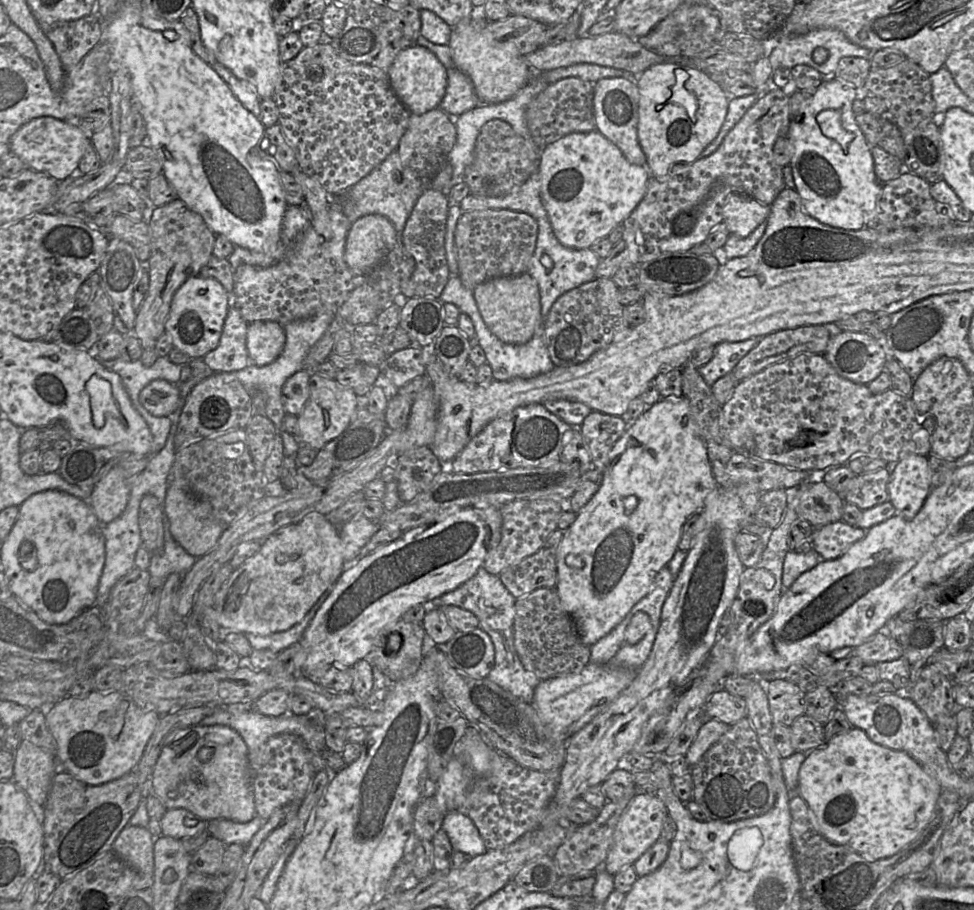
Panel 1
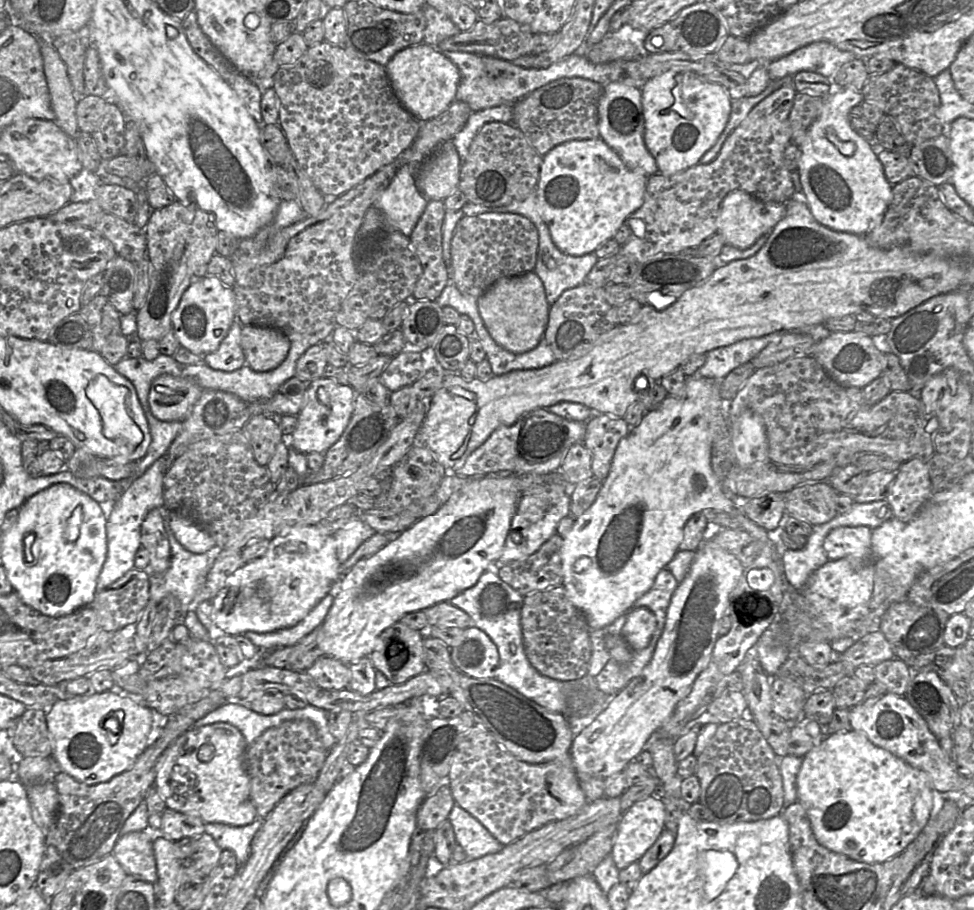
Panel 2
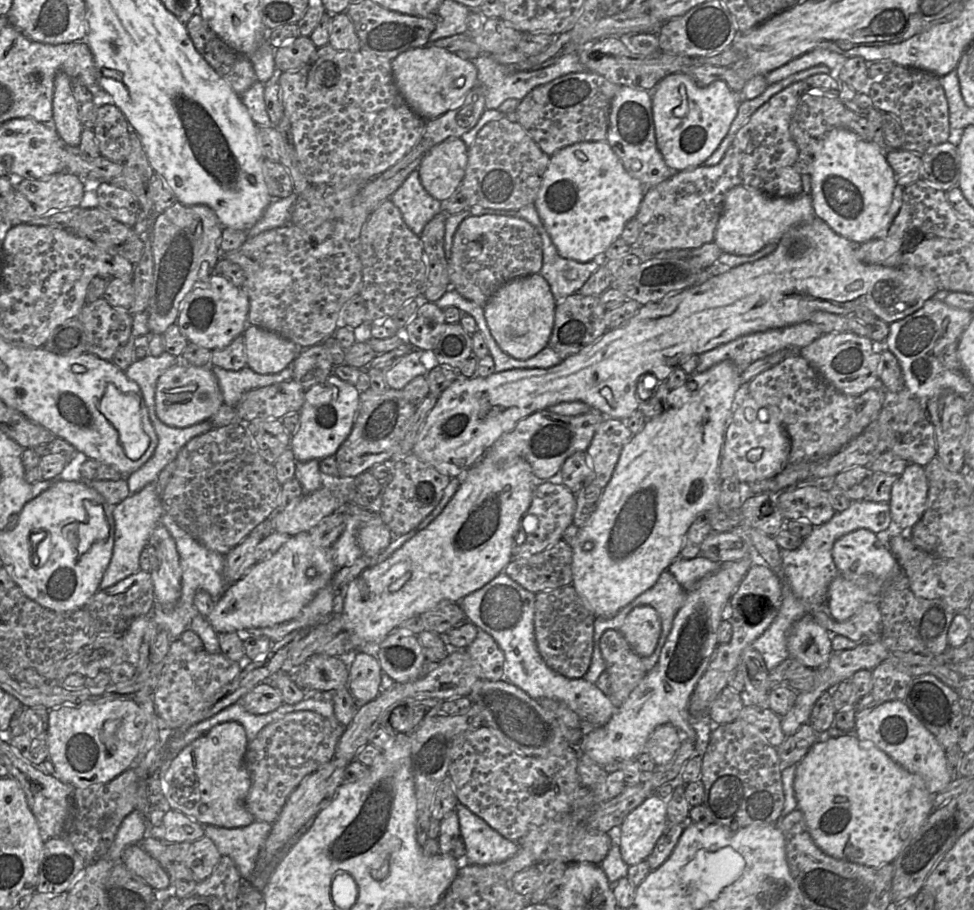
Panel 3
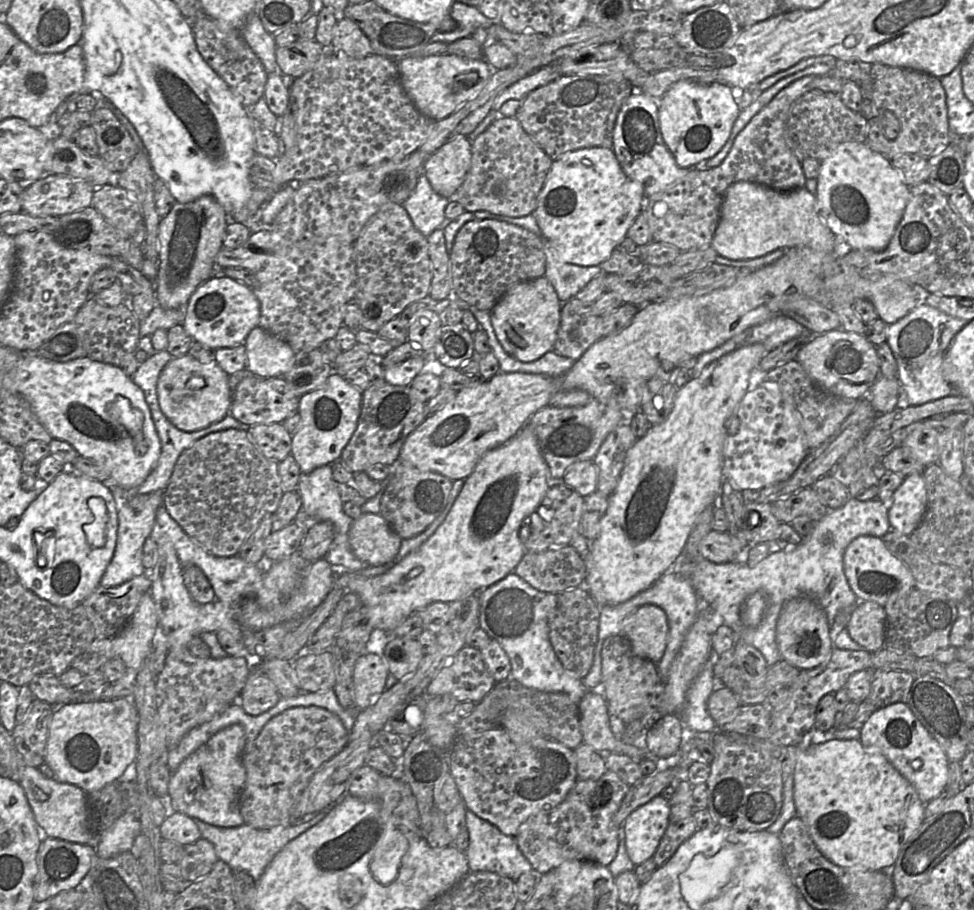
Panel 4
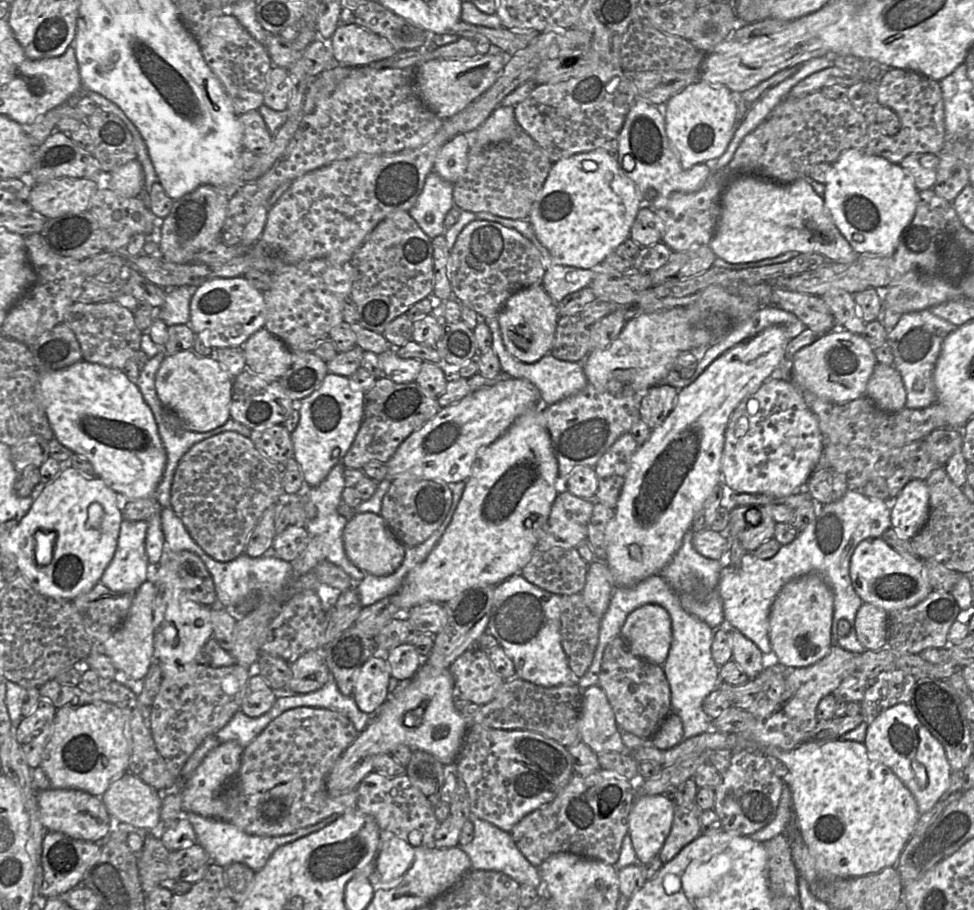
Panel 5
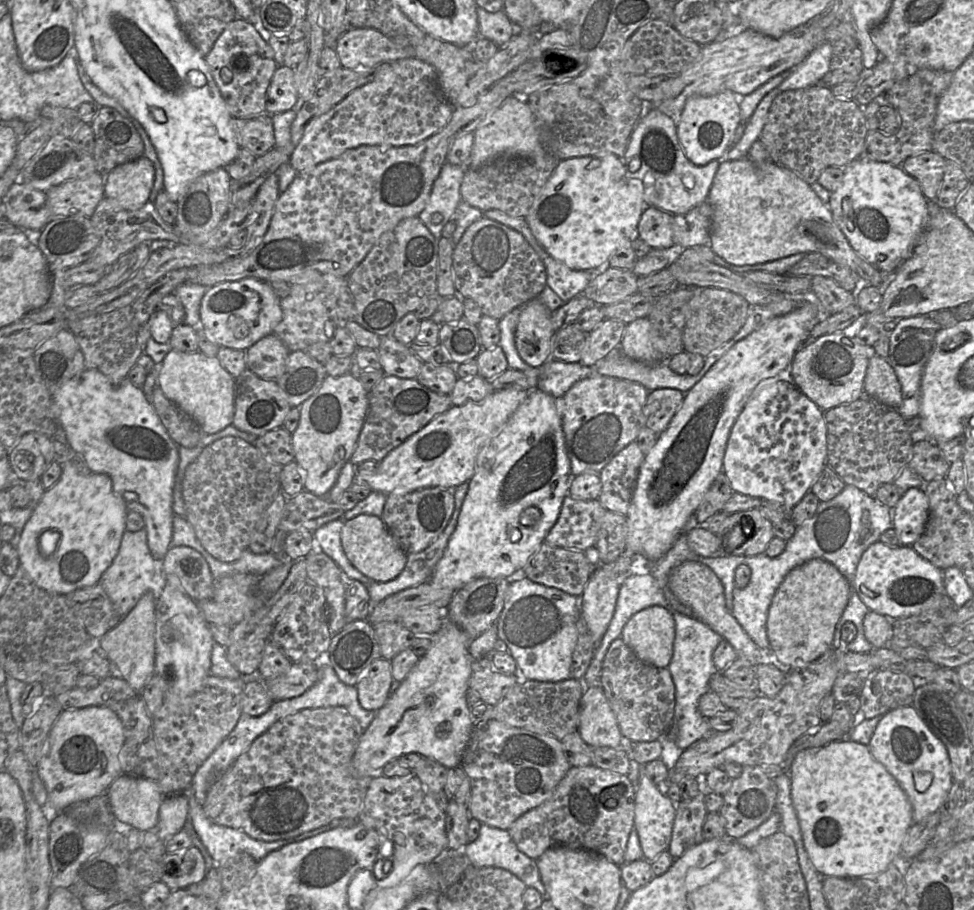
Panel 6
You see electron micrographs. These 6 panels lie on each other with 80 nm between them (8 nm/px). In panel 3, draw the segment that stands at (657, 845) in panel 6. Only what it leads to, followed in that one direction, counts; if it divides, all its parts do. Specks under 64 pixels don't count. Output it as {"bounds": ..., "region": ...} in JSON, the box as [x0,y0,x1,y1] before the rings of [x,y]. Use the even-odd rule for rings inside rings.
{"bounds":[620,794,667,865],"region":[[[651,794],[620,825],[620,852],[624,862],[635,865],[652,853],[667,824],[666,801]]]}

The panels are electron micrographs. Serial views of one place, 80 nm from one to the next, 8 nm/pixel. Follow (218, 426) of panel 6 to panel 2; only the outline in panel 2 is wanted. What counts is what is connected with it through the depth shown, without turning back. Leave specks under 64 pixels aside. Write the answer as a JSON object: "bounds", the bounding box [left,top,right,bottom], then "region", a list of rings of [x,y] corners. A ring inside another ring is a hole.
{"bounds":[148,374,203,422],"region":[[[163,374],[155,378],[151,384],[148,395],[150,410],[161,421],[183,422],[203,390],[188,378]]]}

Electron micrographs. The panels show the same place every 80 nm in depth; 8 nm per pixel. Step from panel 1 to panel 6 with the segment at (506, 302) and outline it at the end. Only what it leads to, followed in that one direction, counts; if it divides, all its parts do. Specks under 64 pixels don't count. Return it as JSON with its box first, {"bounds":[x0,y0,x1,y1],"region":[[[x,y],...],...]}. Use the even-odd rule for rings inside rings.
{"bounds":[515,298,555,367],"region":[[[538,298],[522,306],[515,330],[515,346],[521,359],[531,367],[540,367],[551,359],[555,335],[552,314]]]}

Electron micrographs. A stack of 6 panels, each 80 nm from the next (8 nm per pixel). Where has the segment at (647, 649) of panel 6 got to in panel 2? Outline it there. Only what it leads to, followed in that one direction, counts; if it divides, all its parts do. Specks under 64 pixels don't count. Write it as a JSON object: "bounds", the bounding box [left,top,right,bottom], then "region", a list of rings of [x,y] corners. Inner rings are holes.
{"bounds":[622,608,656,652],"region":[[[647,608],[631,611],[622,628],[622,637],[635,652],[646,648],[656,629],[655,615]]]}

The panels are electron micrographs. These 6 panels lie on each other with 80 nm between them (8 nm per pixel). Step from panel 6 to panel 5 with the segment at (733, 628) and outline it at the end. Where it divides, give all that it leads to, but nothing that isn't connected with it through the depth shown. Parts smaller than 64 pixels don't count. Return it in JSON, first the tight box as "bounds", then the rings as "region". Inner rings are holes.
{"bounds":[728,628,764,679],"region":[[[728,628],[732,660],[750,678],[754,679],[764,670],[763,655],[760,649],[738,630]]]}

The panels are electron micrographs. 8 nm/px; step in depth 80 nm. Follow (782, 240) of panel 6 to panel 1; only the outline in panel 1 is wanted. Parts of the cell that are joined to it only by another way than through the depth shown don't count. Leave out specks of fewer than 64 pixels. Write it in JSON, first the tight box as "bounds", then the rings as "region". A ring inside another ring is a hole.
{"bounds":[723,194,770,236],"region":[[[730,194],[723,206],[723,221],[730,234],[749,236],[762,222],[767,221],[770,206],[745,194]]]}

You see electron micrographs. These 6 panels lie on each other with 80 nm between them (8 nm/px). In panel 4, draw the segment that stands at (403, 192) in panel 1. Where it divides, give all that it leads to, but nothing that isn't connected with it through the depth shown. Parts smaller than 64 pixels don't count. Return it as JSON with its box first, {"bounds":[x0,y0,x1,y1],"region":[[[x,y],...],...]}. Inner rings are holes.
{"bounds":[402,174,450,238],"region":[[[421,174],[414,191],[402,206],[415,228],[427,238],[436,229],[443,229],[444,211],[450,199],[437,194],[427,177]]]}

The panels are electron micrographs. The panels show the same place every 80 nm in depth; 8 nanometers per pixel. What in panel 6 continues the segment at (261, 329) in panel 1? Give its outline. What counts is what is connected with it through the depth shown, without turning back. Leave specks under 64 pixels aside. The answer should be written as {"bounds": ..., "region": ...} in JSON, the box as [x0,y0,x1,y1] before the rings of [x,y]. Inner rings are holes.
{"bounds":[245,333,290,380],"region":[[[271,333],[246,349],[245,353],[247,369],[262,379],[276,380],[285,370],[290,350]]]}

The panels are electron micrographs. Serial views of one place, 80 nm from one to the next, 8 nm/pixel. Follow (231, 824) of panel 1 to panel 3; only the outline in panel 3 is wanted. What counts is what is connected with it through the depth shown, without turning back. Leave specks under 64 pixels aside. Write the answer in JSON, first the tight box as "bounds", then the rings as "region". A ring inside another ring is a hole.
{"bounds":[202,820,272,884],"region":[[[255,820],[252,824],[239,828],[202,826],[204,835],[214,842],[219,853],[232,858],[242,879],[252,884],[255,878],[256,862],[272,824]]]}

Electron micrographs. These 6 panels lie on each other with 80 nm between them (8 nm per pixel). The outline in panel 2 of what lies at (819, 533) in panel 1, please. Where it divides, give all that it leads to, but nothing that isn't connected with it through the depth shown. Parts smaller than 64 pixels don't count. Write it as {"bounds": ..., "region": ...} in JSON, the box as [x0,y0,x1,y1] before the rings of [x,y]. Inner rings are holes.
{"bounds":[823,526,871,566],"region":[[[842,526],[831,530],[823,543],[828,559],[846,559],[853,566],[864,566],[870,559],[871,531],[866,526]]]}

